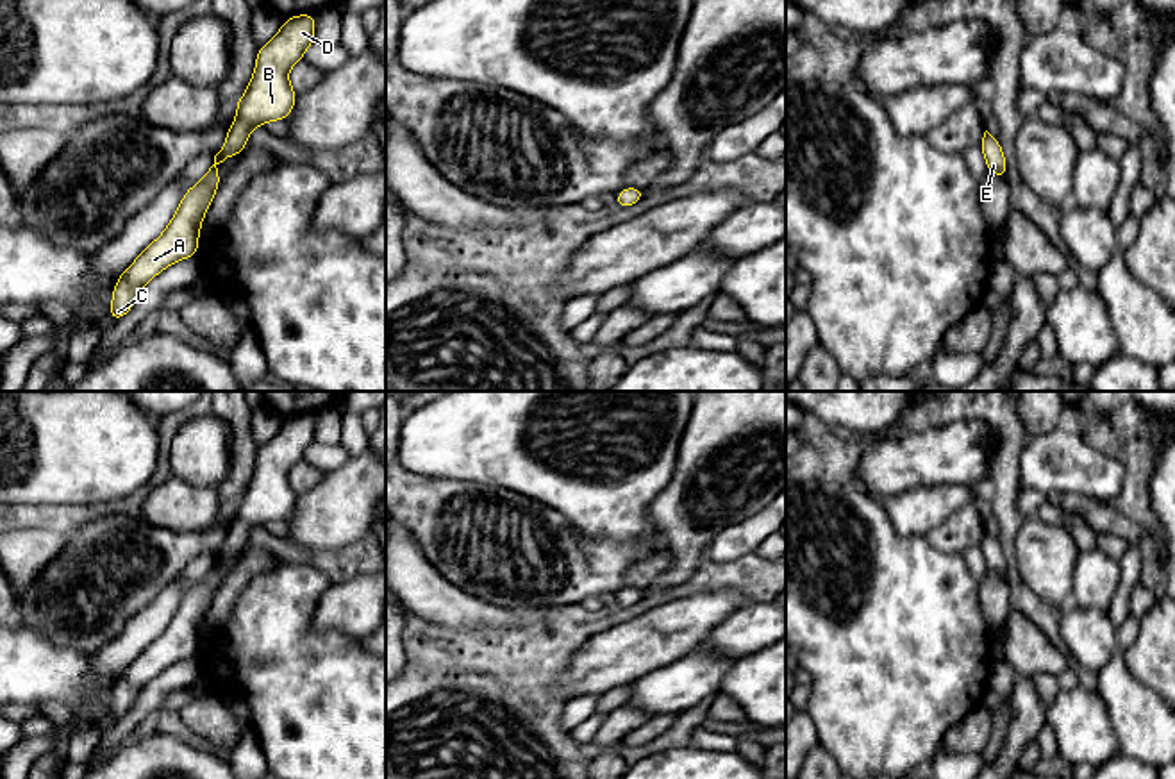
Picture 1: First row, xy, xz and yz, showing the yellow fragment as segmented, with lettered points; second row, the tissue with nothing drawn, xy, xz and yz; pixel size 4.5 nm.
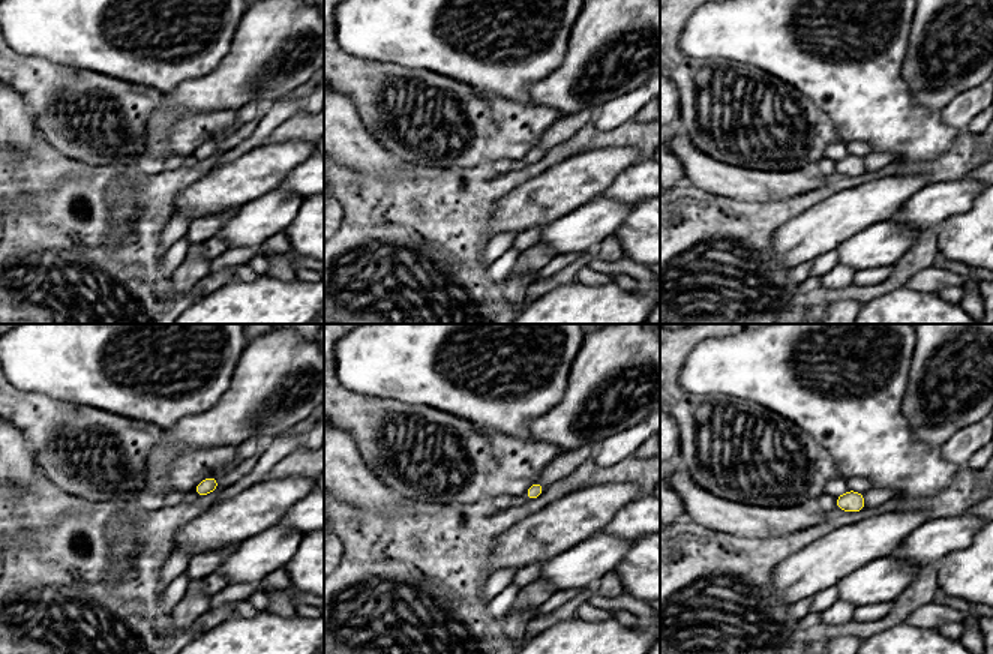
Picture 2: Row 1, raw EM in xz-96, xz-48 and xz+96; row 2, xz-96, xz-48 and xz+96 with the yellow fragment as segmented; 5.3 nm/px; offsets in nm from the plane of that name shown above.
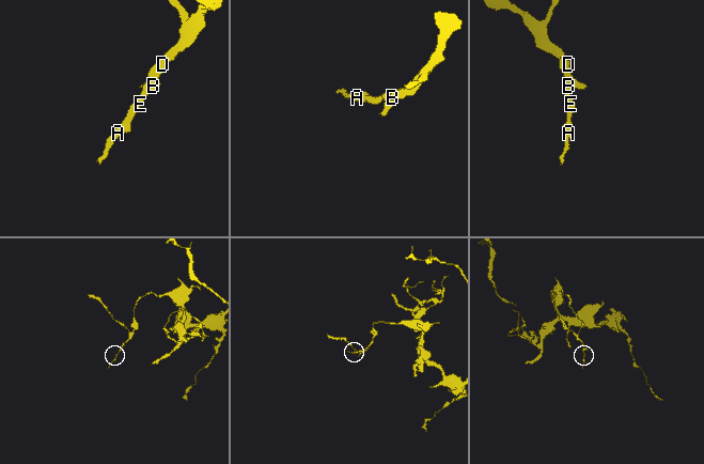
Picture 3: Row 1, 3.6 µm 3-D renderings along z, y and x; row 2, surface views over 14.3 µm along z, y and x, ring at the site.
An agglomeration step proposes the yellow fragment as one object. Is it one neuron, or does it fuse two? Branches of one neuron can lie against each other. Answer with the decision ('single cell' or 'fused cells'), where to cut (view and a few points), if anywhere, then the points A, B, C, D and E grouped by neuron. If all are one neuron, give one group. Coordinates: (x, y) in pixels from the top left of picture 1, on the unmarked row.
single cell; cut none; groups A B C D E

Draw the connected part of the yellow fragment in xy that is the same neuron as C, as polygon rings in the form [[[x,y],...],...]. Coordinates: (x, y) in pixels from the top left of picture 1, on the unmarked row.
[[[316,415],[291,416],[275,438],[259,448],[252,481],[236,502],[238,515],[229,527],[225,545],[202,581],[186,591],[164,632],[118,677],[109,708],[112,720],[121,720],[132,709],[141,690],[157,674],[198,654],[200,625],[220,588],[216,566],[243,552],[255,527],[291,515],[296,493],[288,473],[293,465],[304,461],[307,447],[314,443],[314,425]]]

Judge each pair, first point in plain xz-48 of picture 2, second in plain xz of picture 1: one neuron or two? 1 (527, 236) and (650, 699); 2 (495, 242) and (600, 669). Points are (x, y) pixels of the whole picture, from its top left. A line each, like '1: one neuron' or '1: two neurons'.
1: two neurons
2: two neurons

